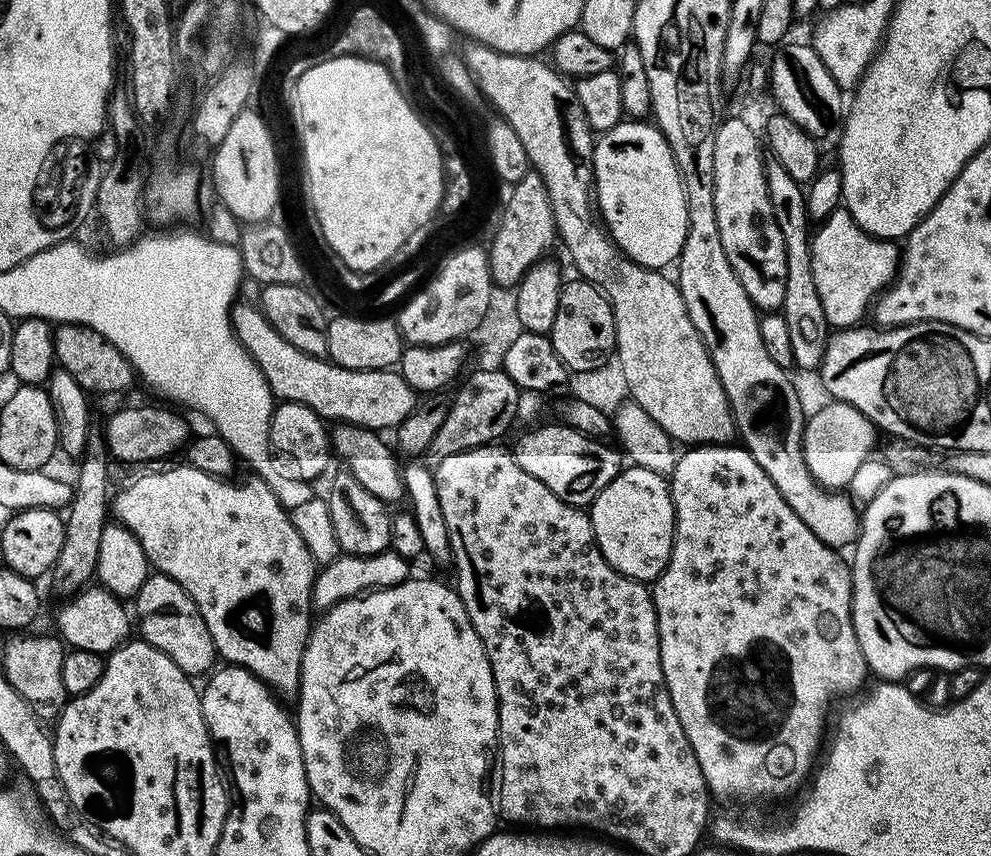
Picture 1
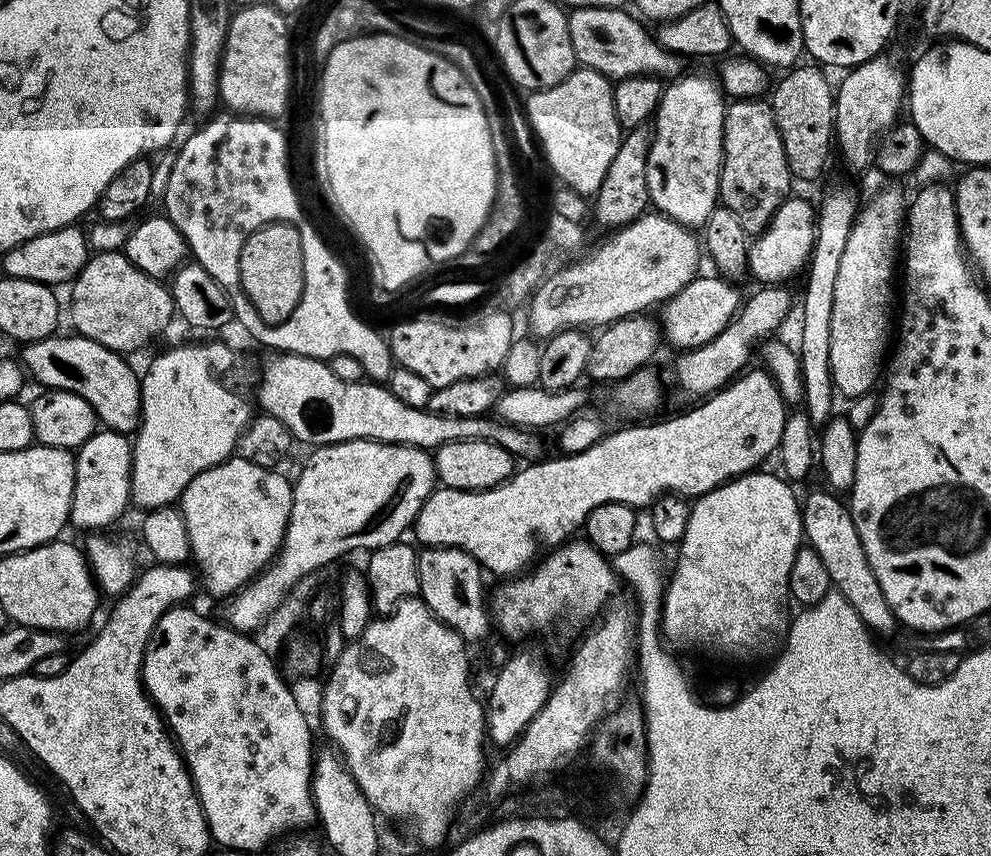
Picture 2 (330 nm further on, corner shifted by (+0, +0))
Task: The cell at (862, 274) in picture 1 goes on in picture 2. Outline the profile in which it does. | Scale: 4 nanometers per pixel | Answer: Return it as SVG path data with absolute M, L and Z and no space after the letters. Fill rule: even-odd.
M797 194L789 195L787 200L778 206L772 215L772 220L764 231L751 241L748 250L747 271L760 279L764 286L780 286L791 276L805 271L811 250L815 242L817 209L808 200L803 200ZM756 240L756 241L755 241Z

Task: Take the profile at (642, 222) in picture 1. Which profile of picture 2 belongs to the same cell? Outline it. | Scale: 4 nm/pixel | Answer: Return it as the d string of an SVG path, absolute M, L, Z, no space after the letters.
M681 75L665 87L654 117L654 135L646 158L646 186L651 207L685 228L699 229L720 199L720 166L724 162L724 109L726 96L708 76Z

